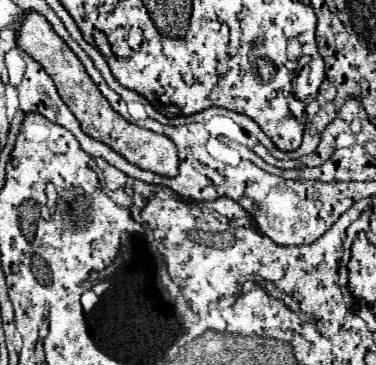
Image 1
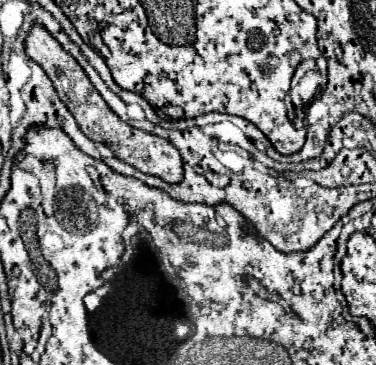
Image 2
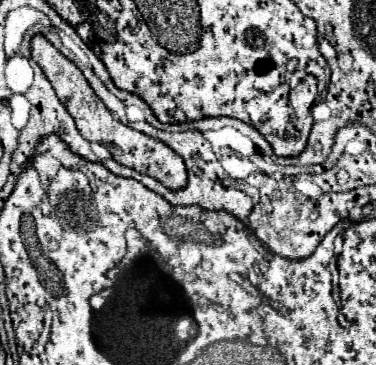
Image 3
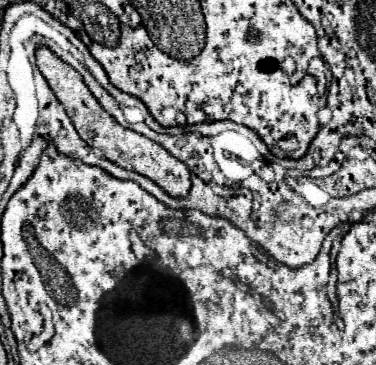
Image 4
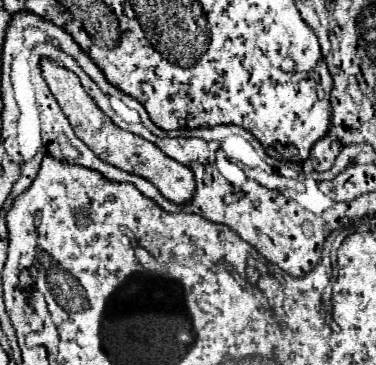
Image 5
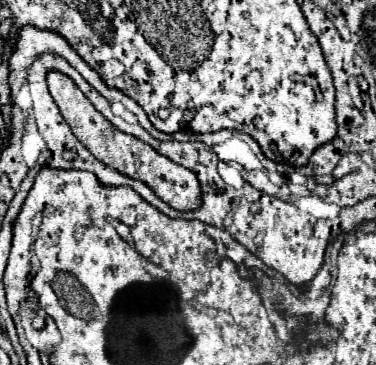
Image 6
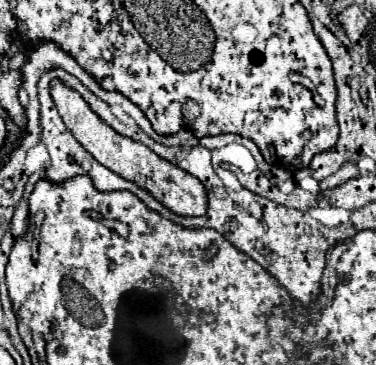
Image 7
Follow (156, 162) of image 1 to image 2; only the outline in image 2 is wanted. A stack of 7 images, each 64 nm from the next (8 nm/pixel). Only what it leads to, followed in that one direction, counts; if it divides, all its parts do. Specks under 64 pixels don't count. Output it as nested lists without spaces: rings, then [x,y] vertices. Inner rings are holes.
[[[34,24],[28,30],[28,36],[24,40],[26,46],[26,54],[38,62],[44,72],[48,74],[48,78],[54,82],[54,88],[60,96],[60,100],[66,104],[66,108],[72,112],[72,116],[76,118],[80,130],[94,142],[102,142],[106,146],[110,146],[114,150],[114,156],[124,160],[126,164],[146,172],[146,174],[154,174],[166,182],[180,182],[182,180],[182,158],[180,152],[166,140],[160,136],[154,136],[150,132],[132,128],[130,124],[126,124],[124,120],[120,120],[104,102],[104,98],[98,94],[98,90],[92,86],[92,82],[88,80],[86,72],[80,68],[80,64],[60,46],[58,40],[52,38],[52,34],[42,26],[42,24]]]

